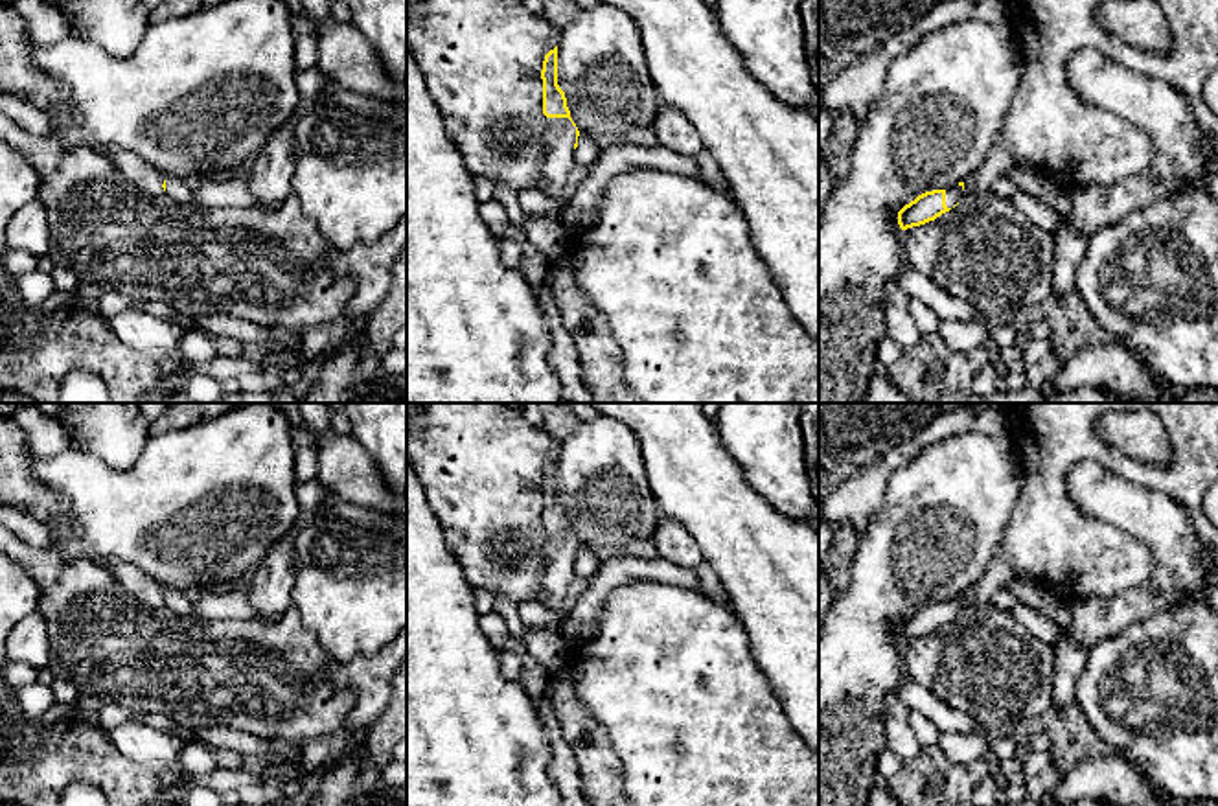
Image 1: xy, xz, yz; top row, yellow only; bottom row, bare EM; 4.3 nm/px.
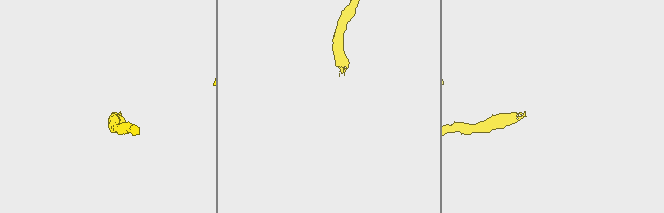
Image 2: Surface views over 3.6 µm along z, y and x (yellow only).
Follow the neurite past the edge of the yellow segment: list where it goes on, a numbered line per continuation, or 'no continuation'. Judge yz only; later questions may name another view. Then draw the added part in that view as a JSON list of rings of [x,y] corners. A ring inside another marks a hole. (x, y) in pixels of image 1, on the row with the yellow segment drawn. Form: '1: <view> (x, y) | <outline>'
1: yz (955, 194) | [[[959,184],[946,190],[946,206],[953,208],[962,197],[964,197],[964,190]]]

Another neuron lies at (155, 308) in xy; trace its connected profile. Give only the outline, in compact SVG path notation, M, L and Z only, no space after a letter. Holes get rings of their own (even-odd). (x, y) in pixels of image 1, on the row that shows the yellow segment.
M132 300L132 307L142 309L164 320L177 320L177 313L173 311L173 307L169 307L167 304L160 300L149 300L149 302Z

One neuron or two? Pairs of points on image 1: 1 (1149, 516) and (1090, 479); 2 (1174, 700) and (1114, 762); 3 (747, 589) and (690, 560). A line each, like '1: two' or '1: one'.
1: one
2: two
3: two

